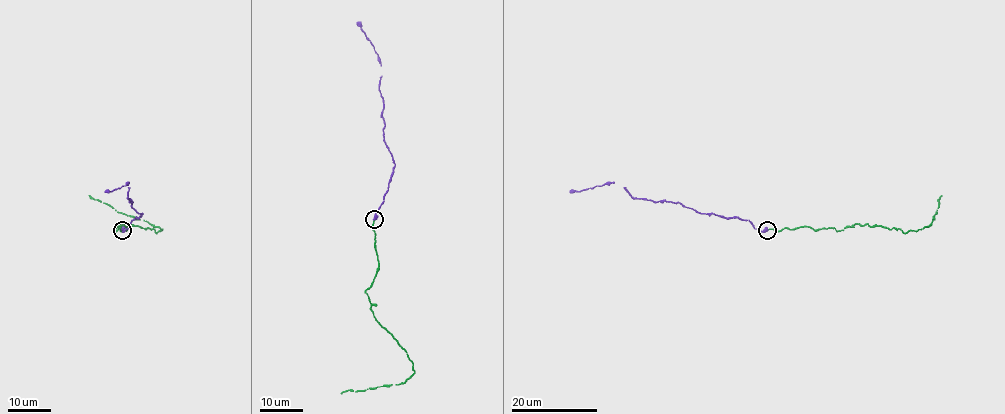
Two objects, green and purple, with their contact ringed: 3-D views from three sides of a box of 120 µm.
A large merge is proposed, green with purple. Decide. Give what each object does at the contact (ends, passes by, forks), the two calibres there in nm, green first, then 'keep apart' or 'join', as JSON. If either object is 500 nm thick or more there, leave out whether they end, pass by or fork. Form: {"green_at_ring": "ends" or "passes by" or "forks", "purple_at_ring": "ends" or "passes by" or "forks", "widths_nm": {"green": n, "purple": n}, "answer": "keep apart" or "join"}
{"widths_nm": {"green": 220, "purple": 550}, "answer": "join"}

